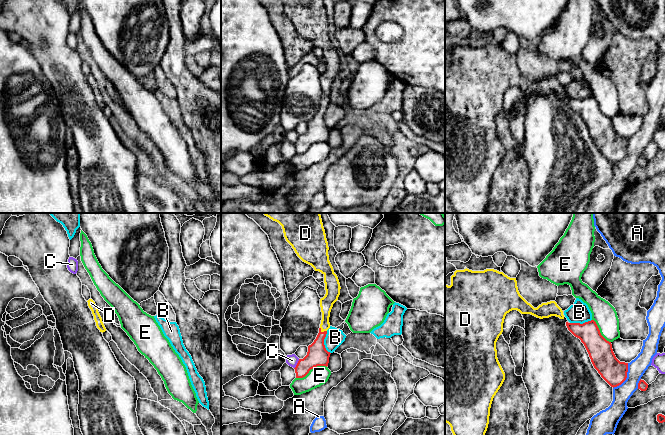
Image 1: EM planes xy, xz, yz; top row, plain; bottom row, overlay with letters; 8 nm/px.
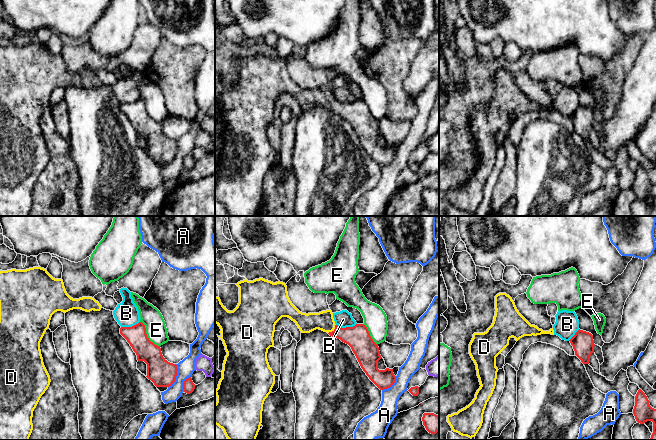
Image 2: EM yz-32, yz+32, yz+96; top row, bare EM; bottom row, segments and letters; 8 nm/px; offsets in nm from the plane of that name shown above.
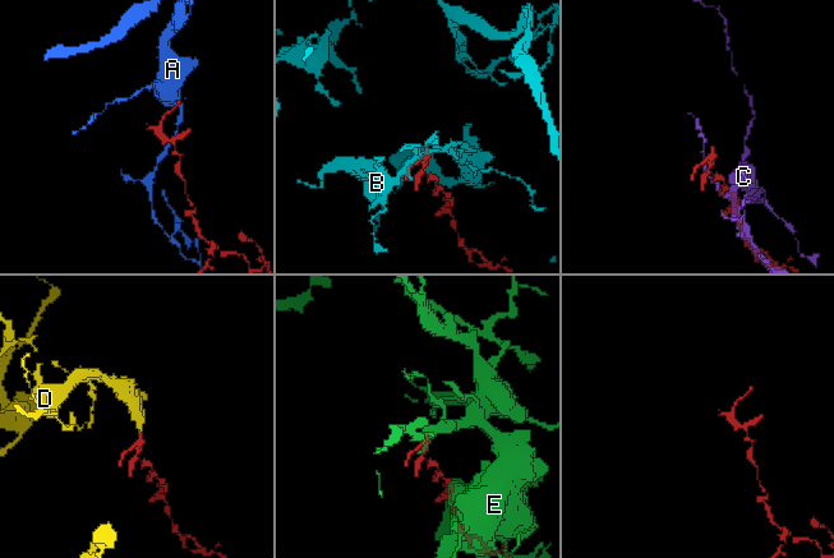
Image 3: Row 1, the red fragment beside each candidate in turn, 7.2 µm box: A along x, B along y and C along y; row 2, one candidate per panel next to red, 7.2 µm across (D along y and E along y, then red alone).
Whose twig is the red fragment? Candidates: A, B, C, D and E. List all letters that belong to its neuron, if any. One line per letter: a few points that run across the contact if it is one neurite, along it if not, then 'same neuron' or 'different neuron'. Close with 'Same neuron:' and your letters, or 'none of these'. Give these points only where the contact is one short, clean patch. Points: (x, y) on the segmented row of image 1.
A: different neuron
B: different neuron
C: different neuron
D: line xz (317, 355), (318, 342), (322, 332), (325, 325), (326, 303); same neuron
E: different neuron
Same neuron: D

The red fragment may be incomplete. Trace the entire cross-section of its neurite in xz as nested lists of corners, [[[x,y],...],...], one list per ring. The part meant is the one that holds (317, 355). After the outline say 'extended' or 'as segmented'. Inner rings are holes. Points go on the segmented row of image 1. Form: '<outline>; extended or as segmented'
[[[320,213],[262,214],[278,222],[282,226],[286,241],[297,256],[311,265],[315,271],[324,275],[326,294],[320,299],[322,320],[319,333],[314,342],[308,346],[307,355],[299,359],[294,368],[296,378],[303,378],[314,367],[328,366],[331,353],[326,350],[324,339],[330,328],[330,312],[333,304],[338,300],[341,287],[329,261],[329,247]]]; extended

